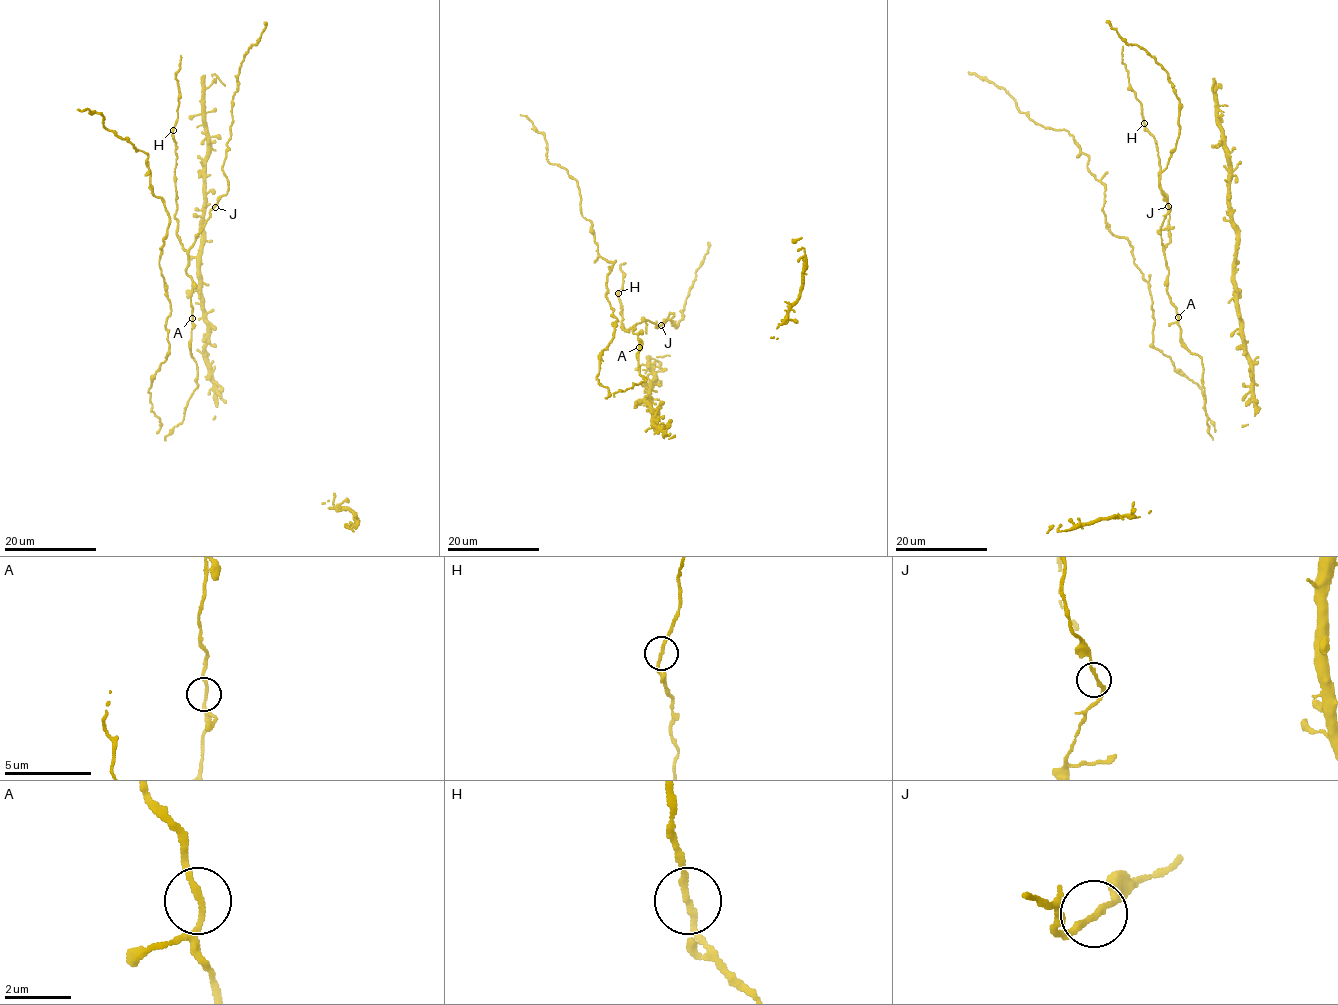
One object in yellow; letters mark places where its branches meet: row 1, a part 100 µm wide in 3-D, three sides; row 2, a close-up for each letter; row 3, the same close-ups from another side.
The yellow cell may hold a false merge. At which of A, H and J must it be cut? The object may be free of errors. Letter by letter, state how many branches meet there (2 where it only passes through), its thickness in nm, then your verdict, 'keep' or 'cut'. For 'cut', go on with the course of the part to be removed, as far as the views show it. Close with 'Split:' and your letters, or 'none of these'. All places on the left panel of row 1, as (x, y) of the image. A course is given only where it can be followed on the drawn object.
A: 2 | 160 nm | keep
H: 2 | 160 nm | keep
J: 2 | 180 nm | keep
Split: none of these

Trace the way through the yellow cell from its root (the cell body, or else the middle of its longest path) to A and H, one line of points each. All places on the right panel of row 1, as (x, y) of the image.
A: (1169, 205), (1170, 210), (1161, 227), (1160, 238), (1168, 270), (1166, 292), (1178, 317)
H: (1169, 205), (1161, 227), (1165, 247), (1170, 242), (1167, 196), (1159, 187), (1156, 140), (1144, 122)

